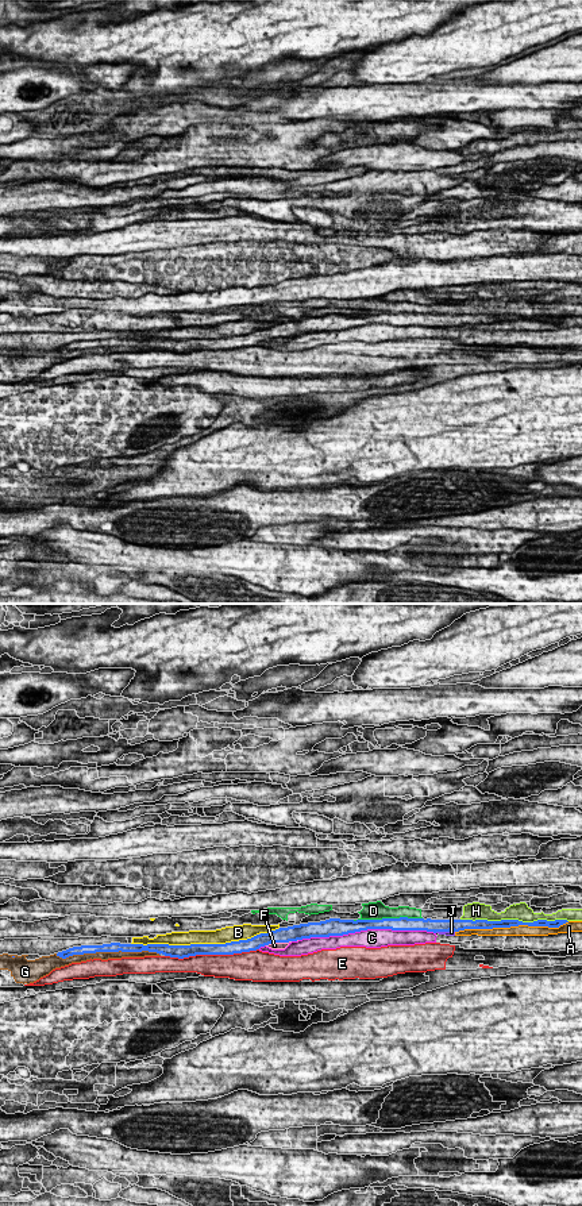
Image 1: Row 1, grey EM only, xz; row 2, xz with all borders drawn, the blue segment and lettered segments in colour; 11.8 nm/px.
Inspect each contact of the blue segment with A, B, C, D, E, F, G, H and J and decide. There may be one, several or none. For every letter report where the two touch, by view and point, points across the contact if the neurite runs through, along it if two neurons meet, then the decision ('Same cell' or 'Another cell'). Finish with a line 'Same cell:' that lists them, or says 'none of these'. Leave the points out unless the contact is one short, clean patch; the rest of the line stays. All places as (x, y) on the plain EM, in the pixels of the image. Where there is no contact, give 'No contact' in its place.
A: Touches blue at xz (512, 320). Another cell
B: Touches blue at xz (195, 339). Another cell
C: Touches blue at xz (366, 324). Another cell
D: Touches blue at xz (386, 313). Another cell
E: Touches blue at xz (211, 349). Another cell
F: Touches blue at xz (278, 336). Another cell
G: Touches blue at xz (108, 346). Another cell
H: Touches blue at xz (515, 315). Another cell
J: Touches blue at xz (444, 326). Boundary: xz (454, 326), (435, 327). Another cell
Same cell: none of these

